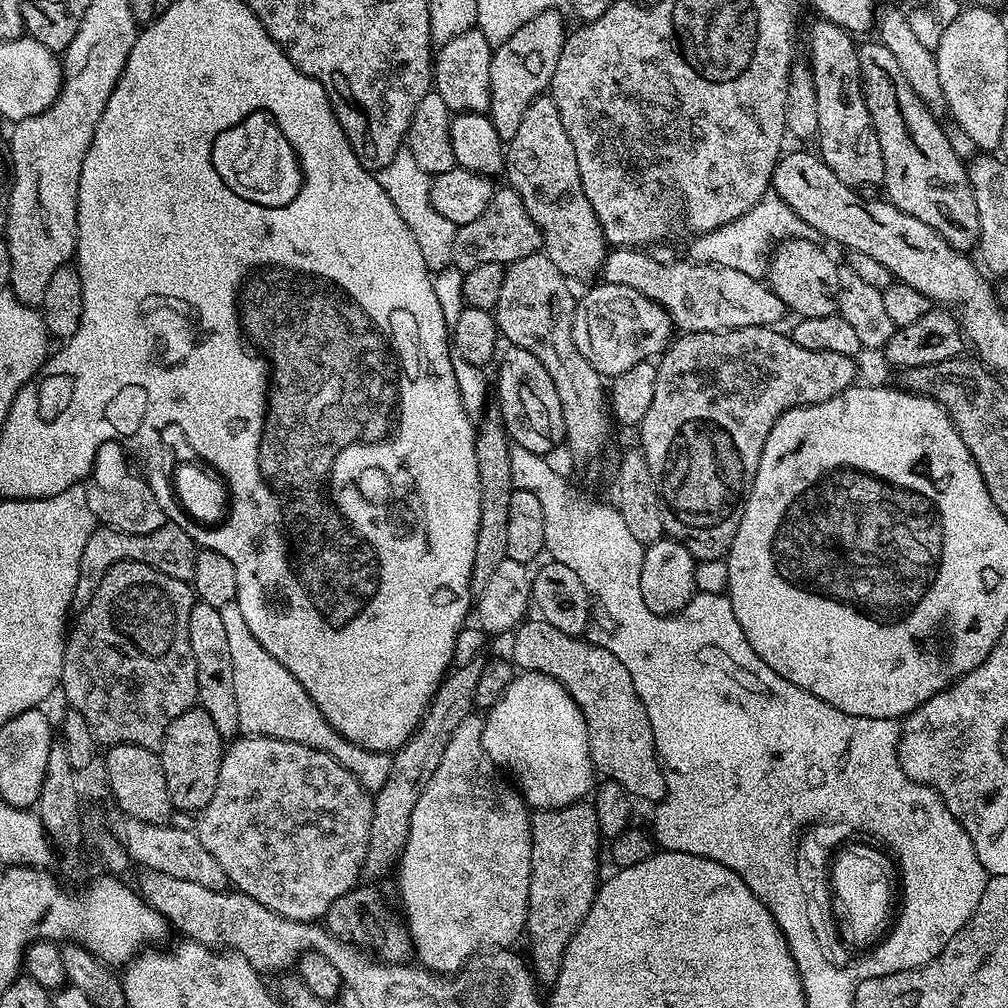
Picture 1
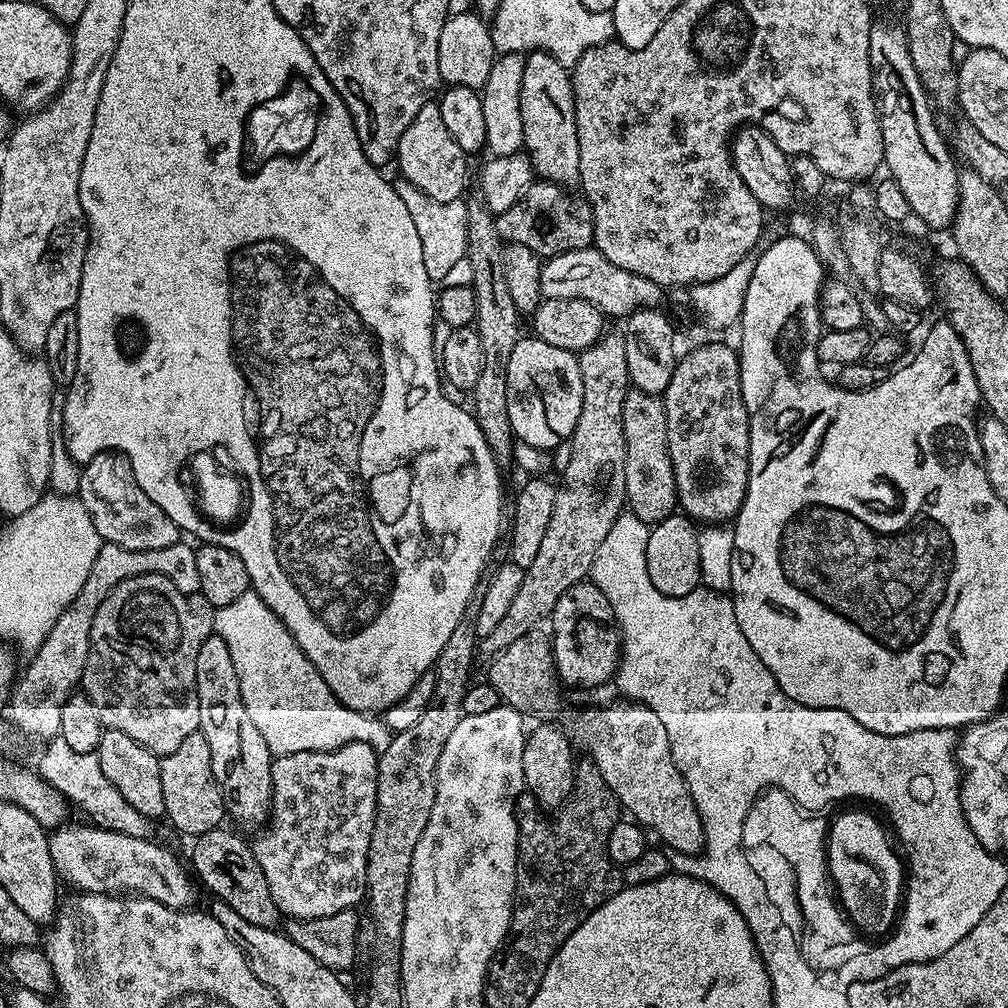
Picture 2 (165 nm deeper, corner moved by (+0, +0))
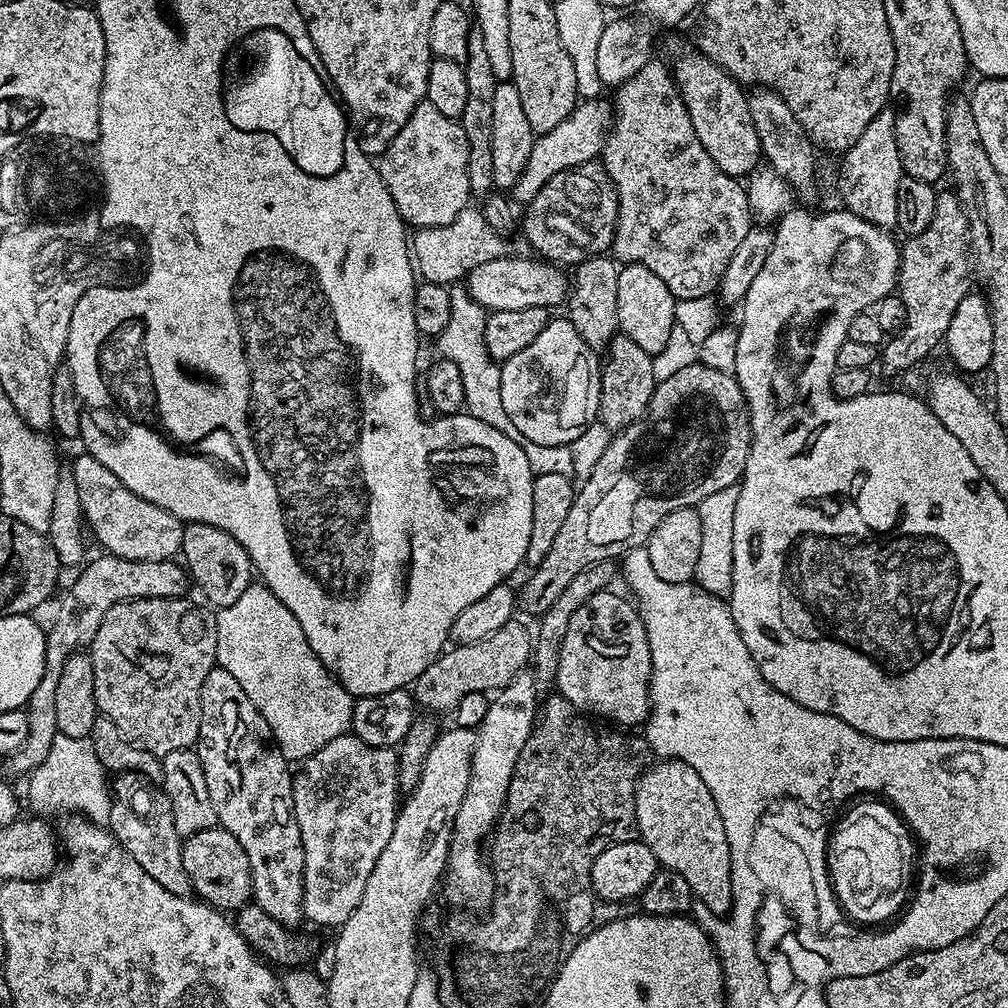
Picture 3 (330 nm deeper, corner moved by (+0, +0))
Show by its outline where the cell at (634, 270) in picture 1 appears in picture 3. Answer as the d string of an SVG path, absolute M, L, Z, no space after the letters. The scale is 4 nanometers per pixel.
M505 254L490 262L482 262L466 277L468 292L486 310L530 310L531 308L555 309L555 304L563 305L570 291L570 280L563 276L561 269L540 258L527 260L524 256Z

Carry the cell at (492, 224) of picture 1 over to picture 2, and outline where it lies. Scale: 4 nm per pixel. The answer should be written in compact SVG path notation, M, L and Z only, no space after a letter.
M537 179L530 190L526 190L526 194L522 194L522 198L510 206L510 210L502 210L496 216L500 239L505 244L521 243L541 258L593 247L592 207L579 195L571 196L568 192L571 191L561 185Z

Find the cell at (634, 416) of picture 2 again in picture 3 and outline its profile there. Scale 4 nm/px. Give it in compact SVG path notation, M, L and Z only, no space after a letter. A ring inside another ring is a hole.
M618 334L608 343L600 370L599 419L611 430L627 428L641 420L647 412L658 381L655 378L653 357L631 338ZM608 355L608 357L606 356Z

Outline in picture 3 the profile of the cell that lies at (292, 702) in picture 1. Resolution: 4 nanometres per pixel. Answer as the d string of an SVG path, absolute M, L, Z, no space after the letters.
M252 583L249 588L242 590L234 606L219 609L215 617L218 630L216 663L234 674L238 686L246 690L246 698L250 698L258 714L266 718L266 726L270 726L270 734L276 739L285 760L303 762L322 750L326 742L349 735L354 697L336 681L328 667L316 657L314 650L310 650L310 642L306 642L306 634L302 634L298 618L294 618L294 614L290 614L290 610L278 602L276 595L264 583Z

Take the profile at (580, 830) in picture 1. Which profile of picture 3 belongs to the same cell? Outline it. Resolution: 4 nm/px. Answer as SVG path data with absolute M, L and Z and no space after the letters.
M616 560L594 562L590 566L578 570L578 574L574 574L574 578L570 578L570 583L567 584L566 590L562 590L562 594L558 594L557 600L550 605L550 610L546 610L539 616L537 624L540 625L534 628L534 643L530 661L530 671L536 678L537 693L547 693L549 691L549 689L547 690L548 684L550 688L556 683L560 655L562 654L562 642L566 638L566 630L570 626L570 618L574 618L574 613L586 602L590 602L590 598L594 598L594 594L611 589L613 587L612 579L615 576L617 579L618 564Z

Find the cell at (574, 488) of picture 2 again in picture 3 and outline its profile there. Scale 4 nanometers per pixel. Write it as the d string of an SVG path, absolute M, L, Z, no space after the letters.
M611 255L592 256L575 265L566 297L566 319L582 334L582 342L594 350L607 349L608 343L620 332L618 322L618 274L620 268Z

